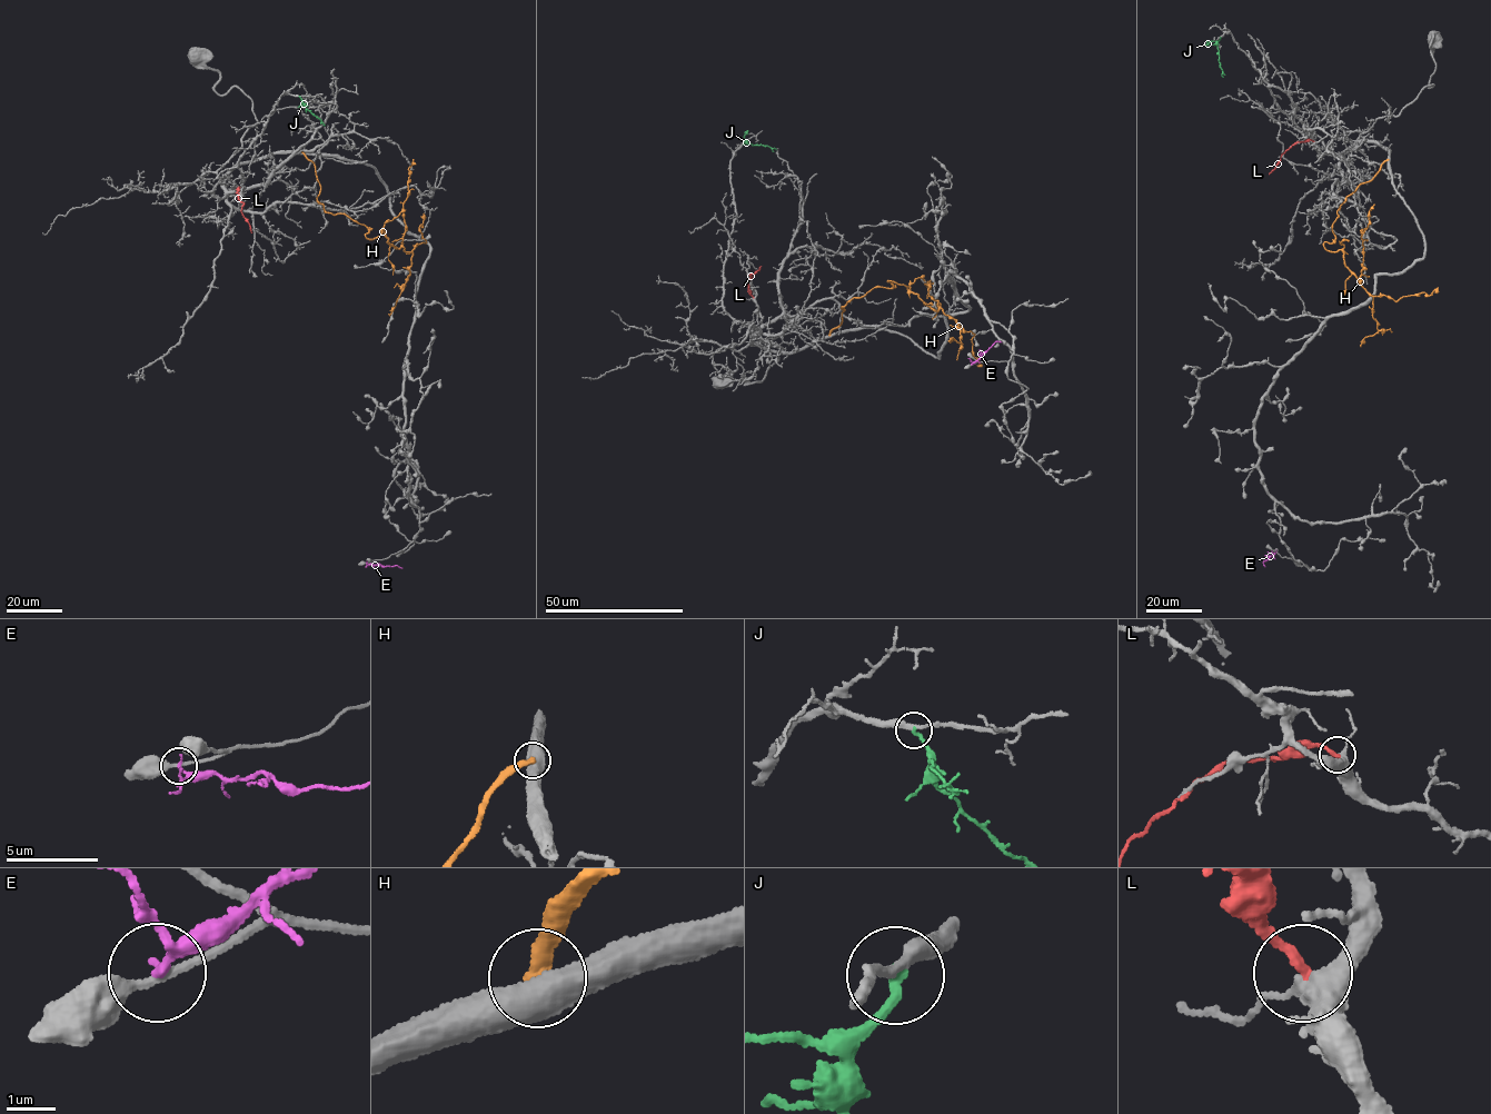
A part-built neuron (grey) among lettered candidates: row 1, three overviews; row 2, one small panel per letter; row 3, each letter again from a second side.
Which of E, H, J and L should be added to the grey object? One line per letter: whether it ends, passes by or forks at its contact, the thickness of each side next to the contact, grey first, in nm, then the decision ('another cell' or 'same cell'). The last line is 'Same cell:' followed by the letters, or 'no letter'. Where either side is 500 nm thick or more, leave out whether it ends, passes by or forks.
E: it passes by; 220 nm thick on the grey side, 170 nm on the other; another cell
H: 550 nm thick on the grey side, 320 nm on the other; another cell
J: it ends there; 240 nm thick on the grey side, 220 nm on the other; same cell
L: it ends there; 360 nm thick on the grey side, 220 nm on the other; another cell
Same cell: J

